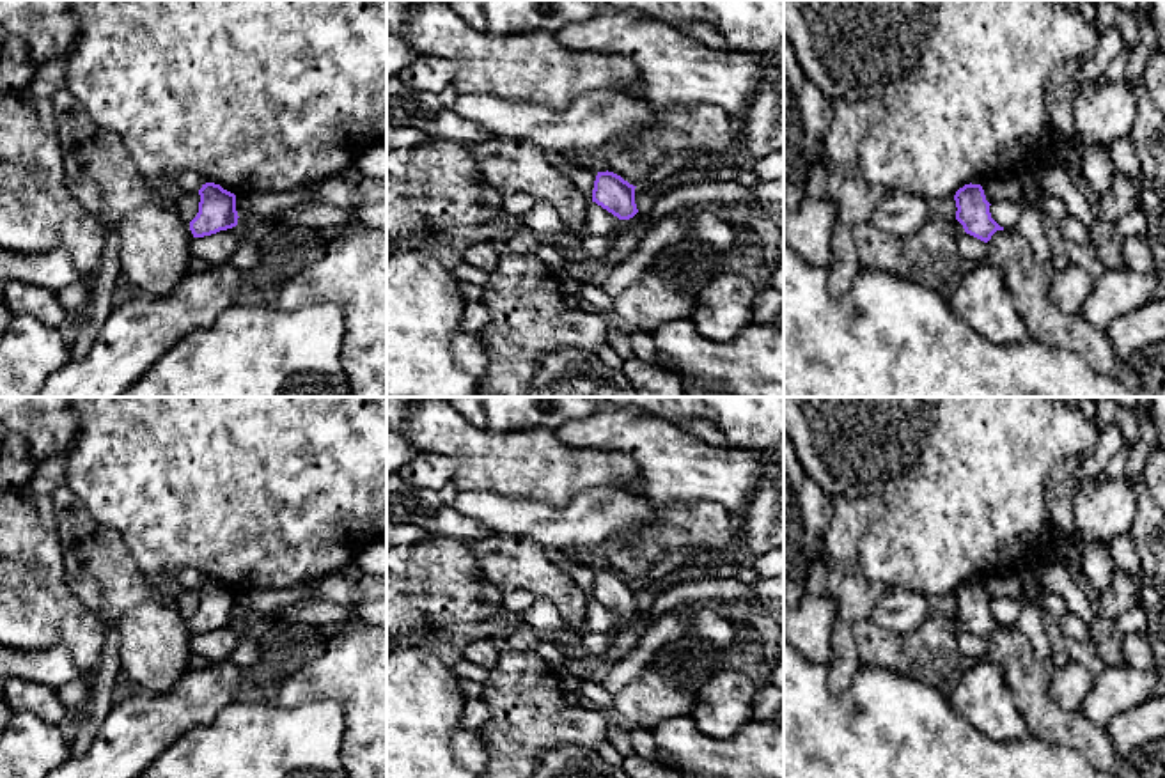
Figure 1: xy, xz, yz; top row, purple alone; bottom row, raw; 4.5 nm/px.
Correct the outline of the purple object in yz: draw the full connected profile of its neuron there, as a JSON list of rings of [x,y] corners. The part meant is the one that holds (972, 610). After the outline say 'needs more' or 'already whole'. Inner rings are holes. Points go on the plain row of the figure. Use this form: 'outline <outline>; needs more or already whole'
outline [[[965,581],[956,588],[954,597],[958,604],[954,629],[958,634],[970,631],[988,640],[997,627],[1004,627],[1004,624],[991,615],[991,601],[986,597],[981,581]]]; needs more

